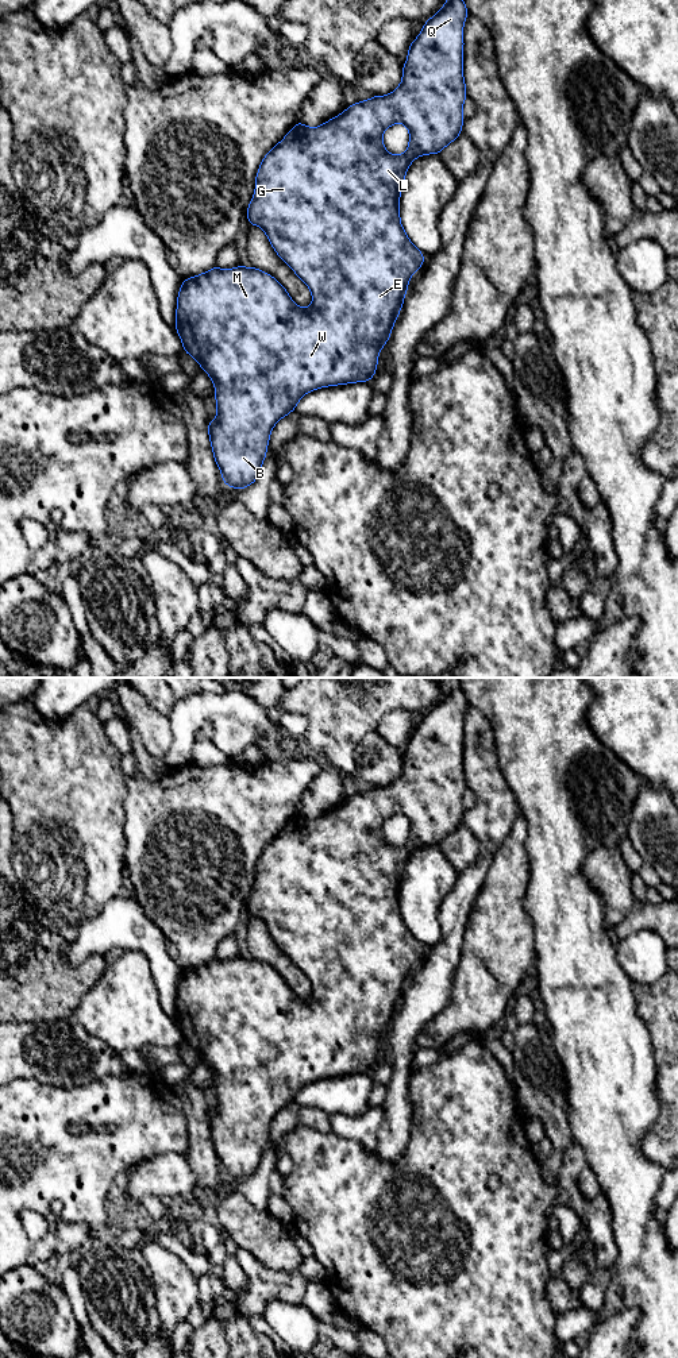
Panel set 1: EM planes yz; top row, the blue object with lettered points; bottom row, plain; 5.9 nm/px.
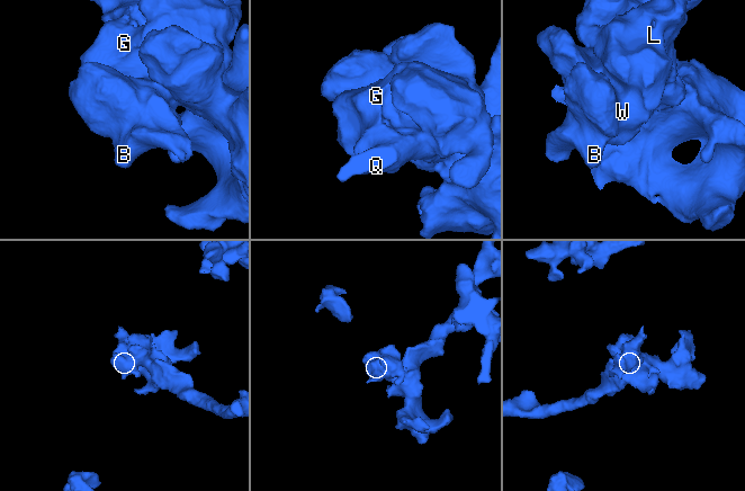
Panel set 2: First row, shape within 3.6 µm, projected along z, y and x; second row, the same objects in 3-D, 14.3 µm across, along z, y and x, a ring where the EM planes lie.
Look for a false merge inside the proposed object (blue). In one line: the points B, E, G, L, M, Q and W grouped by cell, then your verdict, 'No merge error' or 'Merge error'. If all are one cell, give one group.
Groups: B E G L M Q W. No merge error

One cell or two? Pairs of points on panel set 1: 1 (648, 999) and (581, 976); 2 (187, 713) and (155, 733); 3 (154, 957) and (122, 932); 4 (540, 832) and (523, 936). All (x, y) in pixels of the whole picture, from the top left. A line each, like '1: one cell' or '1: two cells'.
1: two cells
2: two cells
3: one cell
4: two cells

